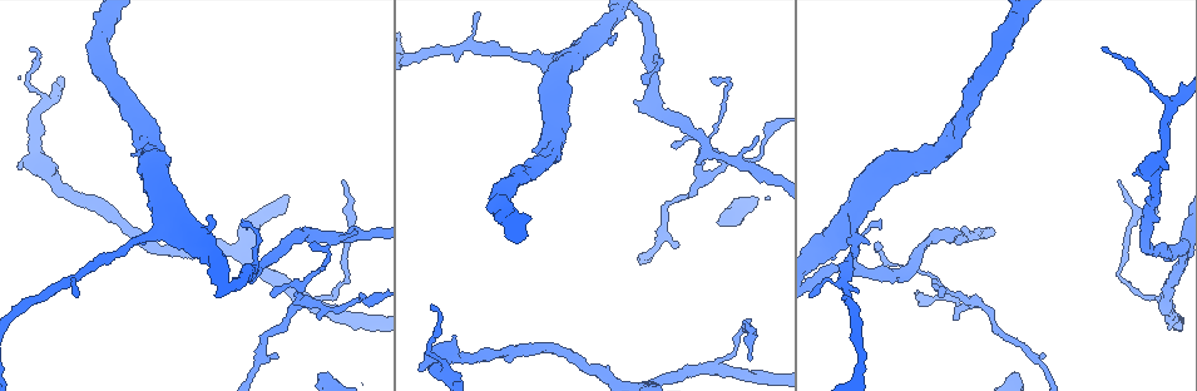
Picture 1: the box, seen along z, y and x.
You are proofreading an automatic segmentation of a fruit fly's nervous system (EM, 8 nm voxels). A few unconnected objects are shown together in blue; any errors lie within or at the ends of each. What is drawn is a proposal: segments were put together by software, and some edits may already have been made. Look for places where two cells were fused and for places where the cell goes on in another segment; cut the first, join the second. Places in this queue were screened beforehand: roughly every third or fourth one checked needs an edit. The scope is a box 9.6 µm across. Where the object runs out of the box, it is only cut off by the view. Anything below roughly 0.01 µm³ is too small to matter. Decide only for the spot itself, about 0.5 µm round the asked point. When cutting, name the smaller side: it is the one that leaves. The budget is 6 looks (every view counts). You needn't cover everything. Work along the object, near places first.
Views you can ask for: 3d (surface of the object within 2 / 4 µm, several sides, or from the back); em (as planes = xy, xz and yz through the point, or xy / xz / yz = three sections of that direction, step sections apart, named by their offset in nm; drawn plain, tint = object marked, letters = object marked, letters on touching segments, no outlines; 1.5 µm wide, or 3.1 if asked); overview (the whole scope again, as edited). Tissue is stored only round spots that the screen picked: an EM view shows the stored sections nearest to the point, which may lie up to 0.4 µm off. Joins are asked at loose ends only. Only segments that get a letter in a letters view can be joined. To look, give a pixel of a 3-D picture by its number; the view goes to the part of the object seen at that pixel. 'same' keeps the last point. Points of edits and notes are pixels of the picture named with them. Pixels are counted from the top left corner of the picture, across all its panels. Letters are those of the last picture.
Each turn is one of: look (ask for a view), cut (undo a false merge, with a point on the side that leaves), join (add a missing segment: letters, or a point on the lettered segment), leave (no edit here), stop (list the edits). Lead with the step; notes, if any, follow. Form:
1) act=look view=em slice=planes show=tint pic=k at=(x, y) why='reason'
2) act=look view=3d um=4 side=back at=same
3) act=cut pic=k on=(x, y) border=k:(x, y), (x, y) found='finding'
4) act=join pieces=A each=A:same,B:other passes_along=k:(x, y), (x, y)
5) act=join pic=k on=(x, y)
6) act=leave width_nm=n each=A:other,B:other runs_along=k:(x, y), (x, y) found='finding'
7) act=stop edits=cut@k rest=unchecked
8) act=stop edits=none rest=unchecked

act=look view=em slice=planes show=tint pic=1 at=(713, 77)

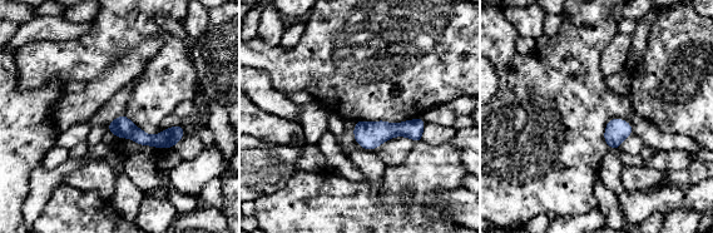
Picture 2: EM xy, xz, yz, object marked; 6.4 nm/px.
act=look view=em slice=planes show=letters at=same why='what lies round it'

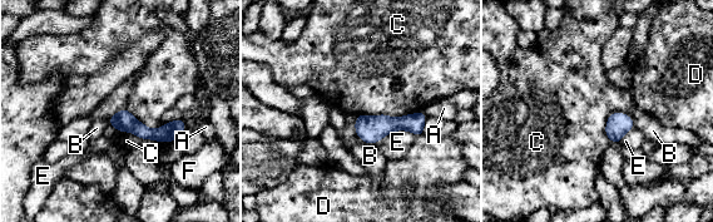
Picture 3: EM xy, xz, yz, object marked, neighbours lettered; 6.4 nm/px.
act=leave width_nm=140 each=A:other,B:other,C:other,D:other,E:other,F:other found='none of them fits'

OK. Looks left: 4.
act=look view=3d um=2 pic=1 at=(674, 247) why='thin end'

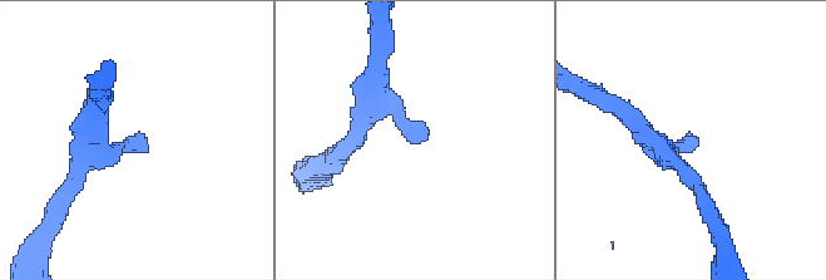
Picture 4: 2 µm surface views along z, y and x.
act=look view=em slice=yz step=4 show=tint pic=4 at=(419, 134) why='shape alone is not enough'

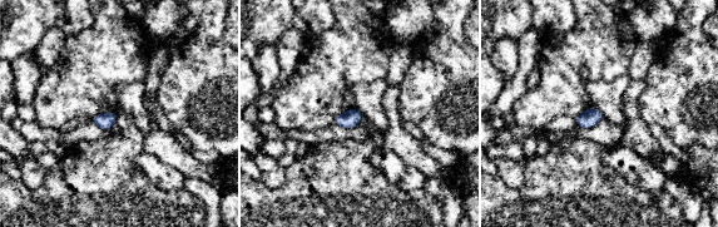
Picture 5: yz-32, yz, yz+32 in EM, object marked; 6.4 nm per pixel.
act=look view=em slice=planes show=letters at=same

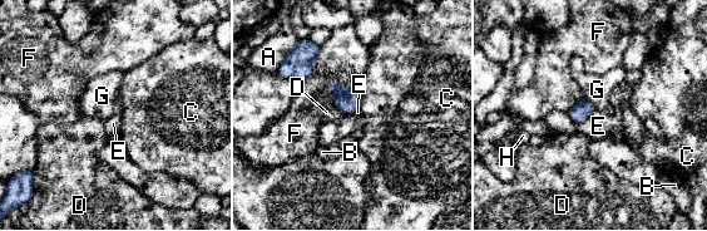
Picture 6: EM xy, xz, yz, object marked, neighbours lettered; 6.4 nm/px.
act=leave each=A:other,B:other,C:other,D:other,E:other,F:other,G:other,H:other found='none of them fits'

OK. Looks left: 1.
act=stop edits=none rest=unchecked

